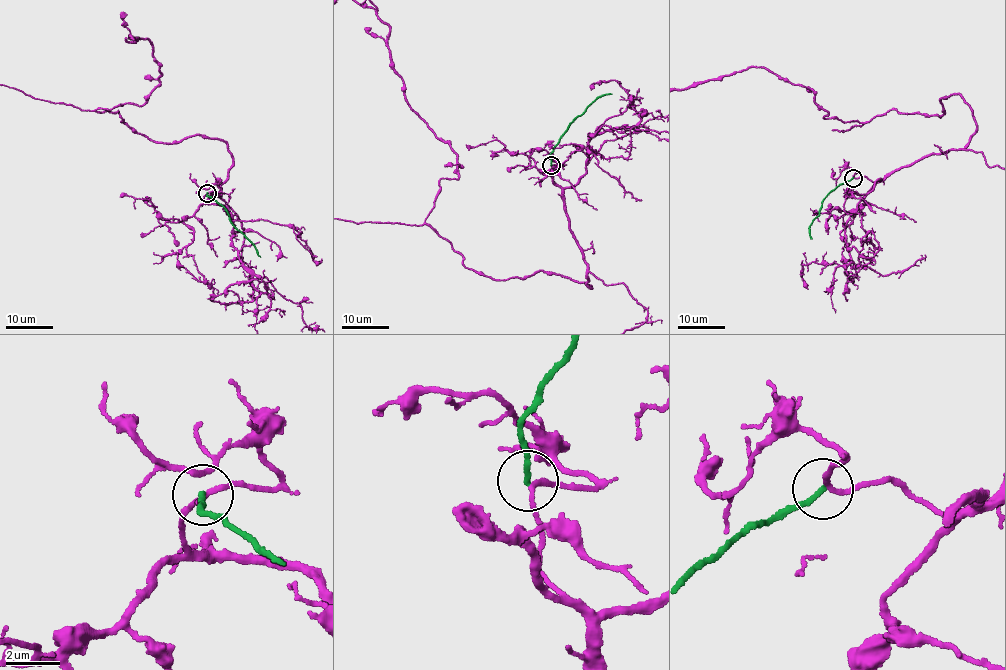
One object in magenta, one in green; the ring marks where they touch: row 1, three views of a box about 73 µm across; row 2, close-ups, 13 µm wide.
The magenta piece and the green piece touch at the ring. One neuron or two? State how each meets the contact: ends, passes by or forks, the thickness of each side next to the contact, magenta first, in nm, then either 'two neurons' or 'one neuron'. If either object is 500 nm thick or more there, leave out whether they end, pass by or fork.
magenta passes by; green ends there; 180 nm thick on the magenta side, 200 nm on the other; two neurons

